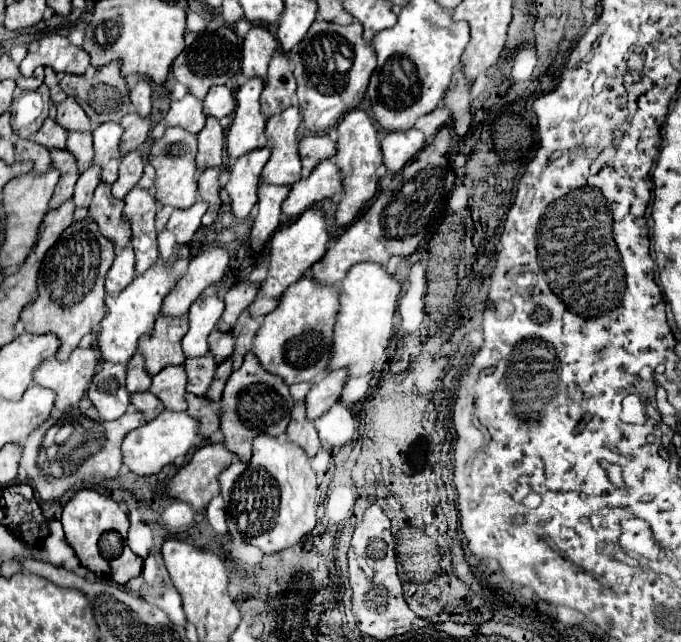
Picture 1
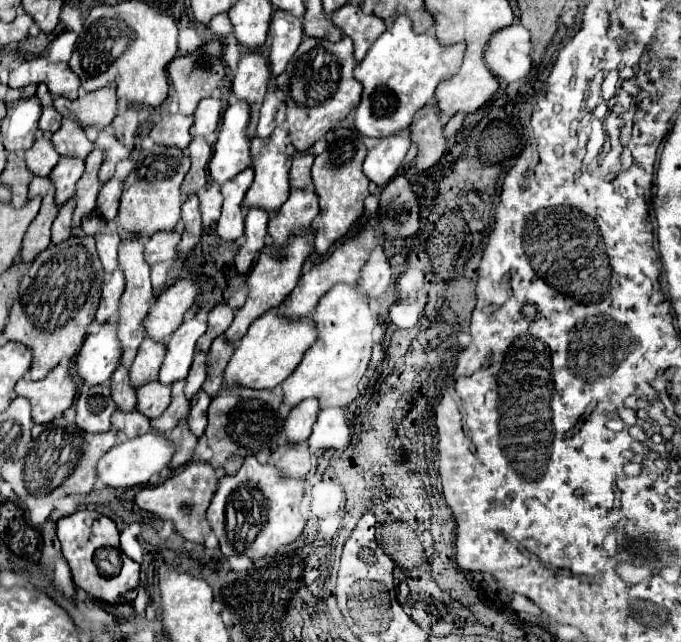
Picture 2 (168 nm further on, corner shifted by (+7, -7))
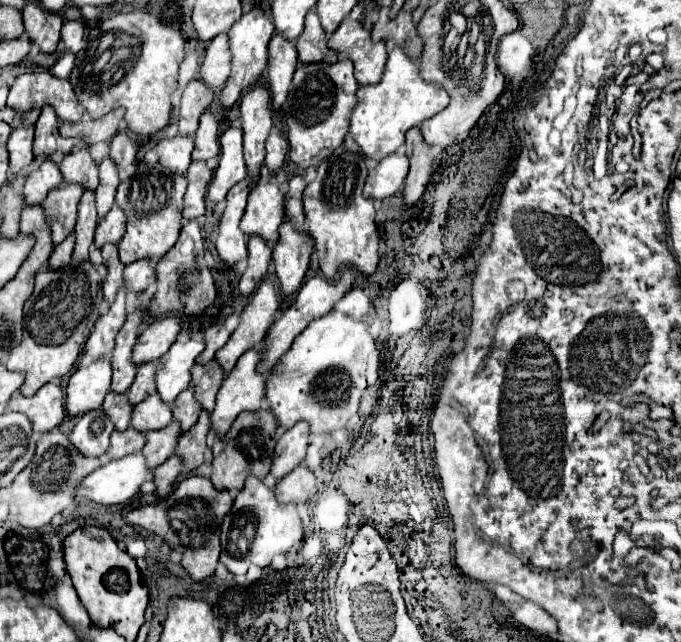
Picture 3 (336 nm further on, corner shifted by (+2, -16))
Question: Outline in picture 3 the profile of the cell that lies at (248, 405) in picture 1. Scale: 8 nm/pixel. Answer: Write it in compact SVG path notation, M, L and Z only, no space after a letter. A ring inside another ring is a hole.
M270 410L242 412L224 438L216 438L212 444L214 460L212 460L212 484L216 490L240 492L244 488L244 480L254 474L260 480L266 478L272 466L272 452L276 446L278 424Z

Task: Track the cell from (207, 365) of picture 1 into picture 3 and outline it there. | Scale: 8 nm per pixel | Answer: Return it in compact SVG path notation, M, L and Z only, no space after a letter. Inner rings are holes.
M170 422L164 430L146 432L146 444L142 448L142 454L146 458L146 466L154 470L158 464L162 464L166 458L172 456L176 442L178 442L178 426Z

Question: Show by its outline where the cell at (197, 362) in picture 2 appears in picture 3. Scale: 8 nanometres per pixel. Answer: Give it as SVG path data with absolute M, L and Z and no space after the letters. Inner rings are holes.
M186 388L184 392L178 394L178 398L174 400L172 414L174 414L174 420L180 424L180 434L188 432L196 424L200 412L202 412L202 406L194 400L192 388Z

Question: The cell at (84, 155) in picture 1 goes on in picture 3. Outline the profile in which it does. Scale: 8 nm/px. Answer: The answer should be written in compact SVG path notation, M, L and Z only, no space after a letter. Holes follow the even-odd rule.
M62 184L60 188L52 190L48 194L48 198L42 202L46 222L50 218L48 228L52 232L52 244L54 246L60 244L62 240L66 240L66 236L70 236L74 232L76 206L78 206L82 194L84 194L82 188L72 186L72 184Z

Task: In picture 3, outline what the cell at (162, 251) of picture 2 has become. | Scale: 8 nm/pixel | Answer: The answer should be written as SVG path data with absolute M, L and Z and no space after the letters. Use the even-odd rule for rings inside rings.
M138 260L128 264L124 270L124 286L134 294L144 292L150 284L156 282L154 268L156 268L154 260Z

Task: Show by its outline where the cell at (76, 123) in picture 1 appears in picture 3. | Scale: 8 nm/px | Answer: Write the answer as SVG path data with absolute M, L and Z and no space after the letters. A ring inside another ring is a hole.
M88 148L70 152L60 162L60 172L66 184L80 184L84 190L96 190L98 186L98 164L90 158Z

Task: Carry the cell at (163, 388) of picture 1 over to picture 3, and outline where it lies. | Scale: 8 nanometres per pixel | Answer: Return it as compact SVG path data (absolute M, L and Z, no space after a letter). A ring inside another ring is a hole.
M158 394L148 396L142 400L142 404L136 404L132 410L130 426L138 432L148 432L148 430L162 430L170 424L172 420L172 408L160 400Z

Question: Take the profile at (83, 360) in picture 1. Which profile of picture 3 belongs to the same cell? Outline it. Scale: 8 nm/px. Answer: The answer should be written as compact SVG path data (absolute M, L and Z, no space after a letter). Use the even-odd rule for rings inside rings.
M56 380L44 384L30 398L22 394L14 394L8 402L8 410L22 412L28 416L34 432L48 432L56 428L66 418L64 406L66 406L66 394Z

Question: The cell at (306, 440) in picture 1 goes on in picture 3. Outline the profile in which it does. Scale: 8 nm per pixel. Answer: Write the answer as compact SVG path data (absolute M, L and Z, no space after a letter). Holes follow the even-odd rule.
M298 466L276 484L276 498L280 504L306 502L312 486L314 486L312 472L306 466Z

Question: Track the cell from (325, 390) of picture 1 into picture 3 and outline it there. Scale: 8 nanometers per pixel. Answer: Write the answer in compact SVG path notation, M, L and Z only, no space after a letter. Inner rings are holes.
M298 422L282 434L272 454L272 470L270 470L272 476L280 480L304 460L308 448L308 434L310 428L306 422Z

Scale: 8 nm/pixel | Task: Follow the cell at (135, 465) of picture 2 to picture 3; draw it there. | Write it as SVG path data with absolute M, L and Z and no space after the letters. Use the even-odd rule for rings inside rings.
M130 454L120 460L110 460L106 466L90 472L76 488L78 498L86 498L96 504L112 506L130 500L140 486L152 478L142 454Z

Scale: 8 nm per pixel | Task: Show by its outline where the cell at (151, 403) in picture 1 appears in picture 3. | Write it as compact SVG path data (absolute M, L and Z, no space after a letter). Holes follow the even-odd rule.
M126 428L124 432L112 432L110 436L110 448L106 452L106 460L118 460L122 456L140 452L140 448L144 446L146 438L144 434L136 432L134 428Z

